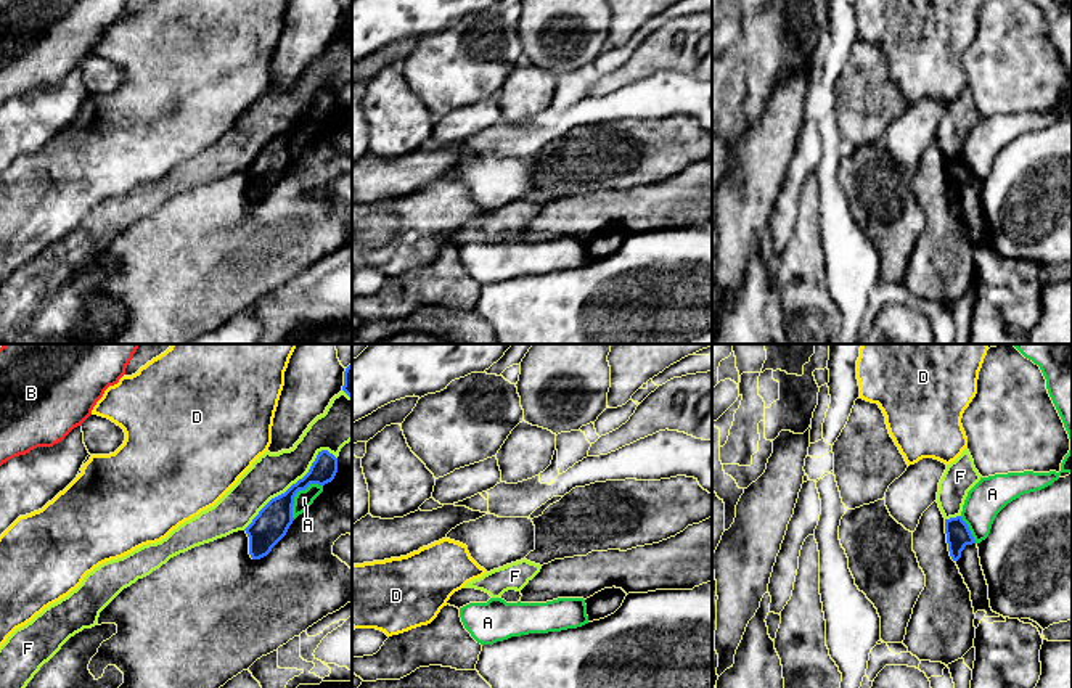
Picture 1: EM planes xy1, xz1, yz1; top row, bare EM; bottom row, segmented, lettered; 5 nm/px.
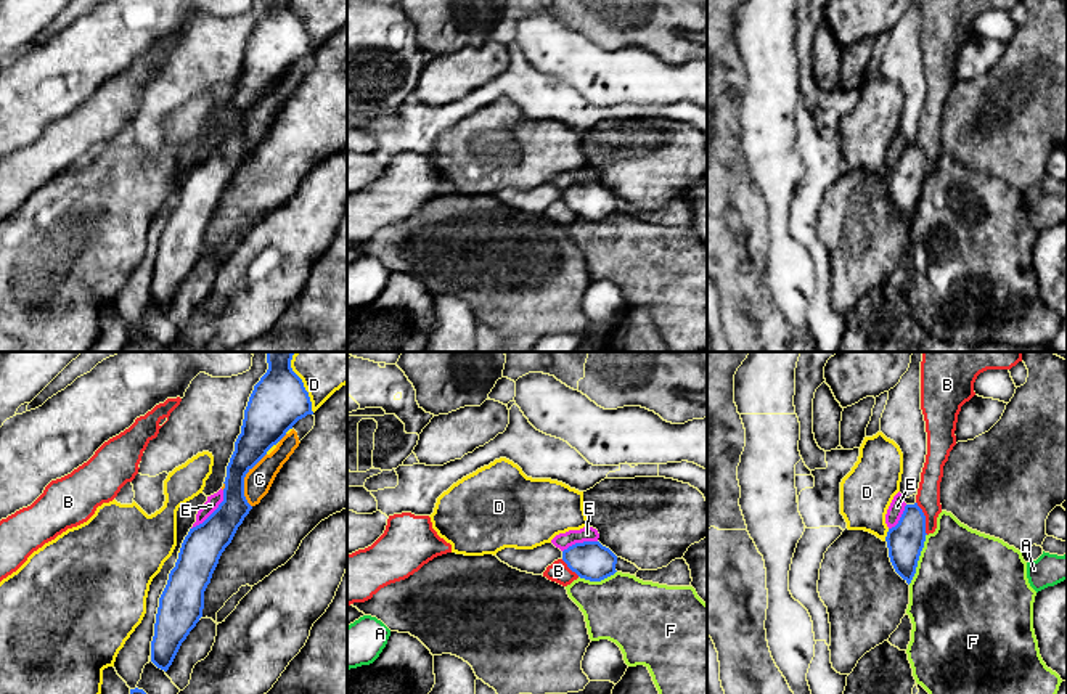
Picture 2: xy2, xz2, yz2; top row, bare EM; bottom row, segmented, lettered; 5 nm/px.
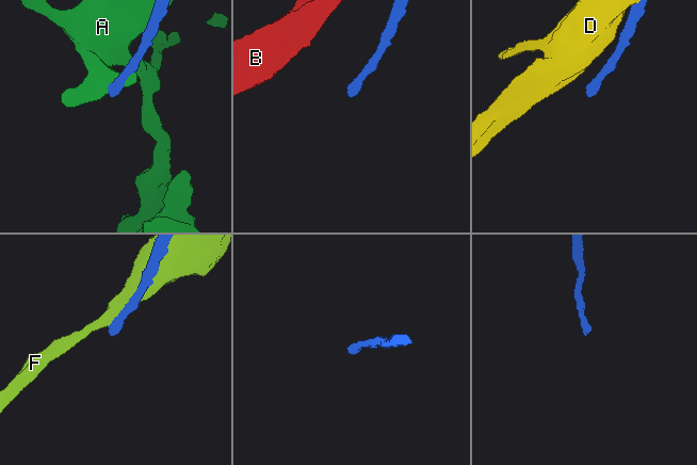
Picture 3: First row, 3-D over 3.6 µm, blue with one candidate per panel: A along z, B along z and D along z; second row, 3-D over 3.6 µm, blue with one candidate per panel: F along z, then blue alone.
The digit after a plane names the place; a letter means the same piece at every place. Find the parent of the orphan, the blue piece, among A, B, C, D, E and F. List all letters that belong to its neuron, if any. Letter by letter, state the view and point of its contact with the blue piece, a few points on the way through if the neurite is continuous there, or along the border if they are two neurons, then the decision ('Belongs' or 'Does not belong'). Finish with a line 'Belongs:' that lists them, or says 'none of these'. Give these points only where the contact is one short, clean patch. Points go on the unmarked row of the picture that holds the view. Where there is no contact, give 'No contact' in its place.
A: Touches blue at xy1 (296, 132). Does not belong
B: Touches blue at yz2 (924, 158). Does not belong
C: Touches blue at xy2 (243, 121). Does not belong
D: Touches blue at xy2 (302, 26). Does not belong
E: Touches blue at xy2 (214, 151). Boundary: xy2 (224, 130), (224, 140), (192, 169). Does not belong
F: Touches blue at xy1 (293, 124). Does not belong
Belongs: none of these

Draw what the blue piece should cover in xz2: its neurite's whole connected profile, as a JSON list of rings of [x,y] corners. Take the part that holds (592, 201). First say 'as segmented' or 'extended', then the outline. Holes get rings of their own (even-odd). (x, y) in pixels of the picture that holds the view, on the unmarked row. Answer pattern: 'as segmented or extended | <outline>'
as segmented | [[[599,182],[575,183],[562,191],[562,201],[580,218],[601,222],[614,215],[617,196]]]

